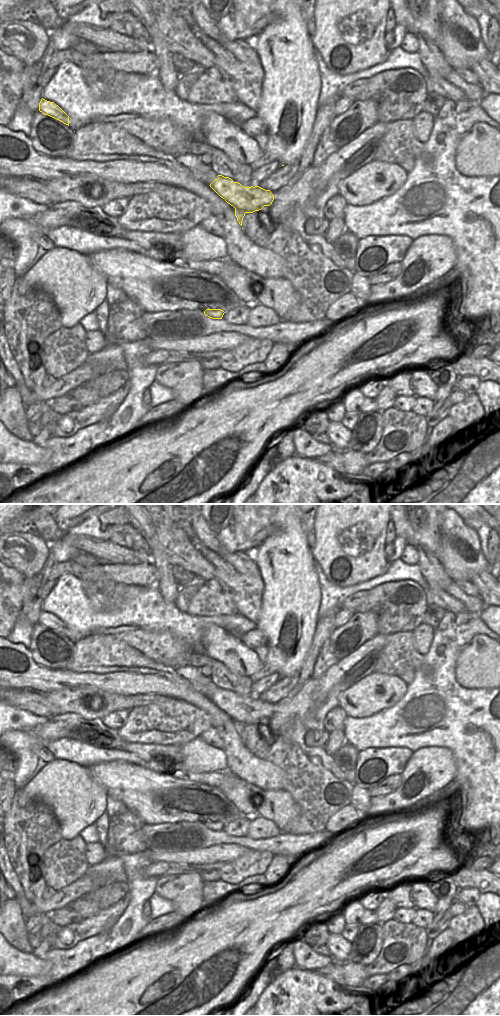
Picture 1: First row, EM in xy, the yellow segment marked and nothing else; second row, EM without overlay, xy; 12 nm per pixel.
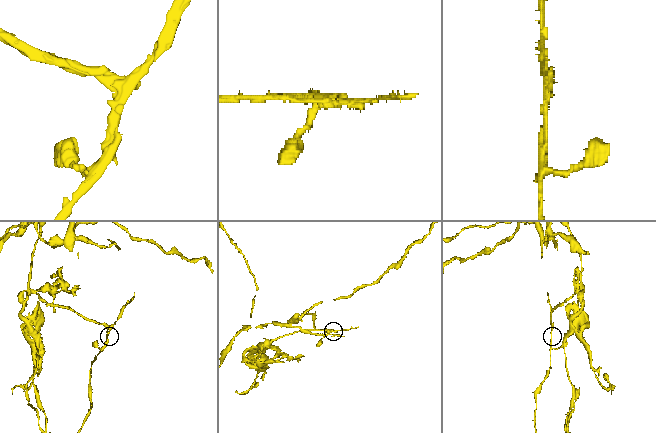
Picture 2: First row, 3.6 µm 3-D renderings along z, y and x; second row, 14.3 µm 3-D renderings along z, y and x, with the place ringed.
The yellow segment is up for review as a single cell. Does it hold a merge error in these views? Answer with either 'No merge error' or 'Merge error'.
Merge error

